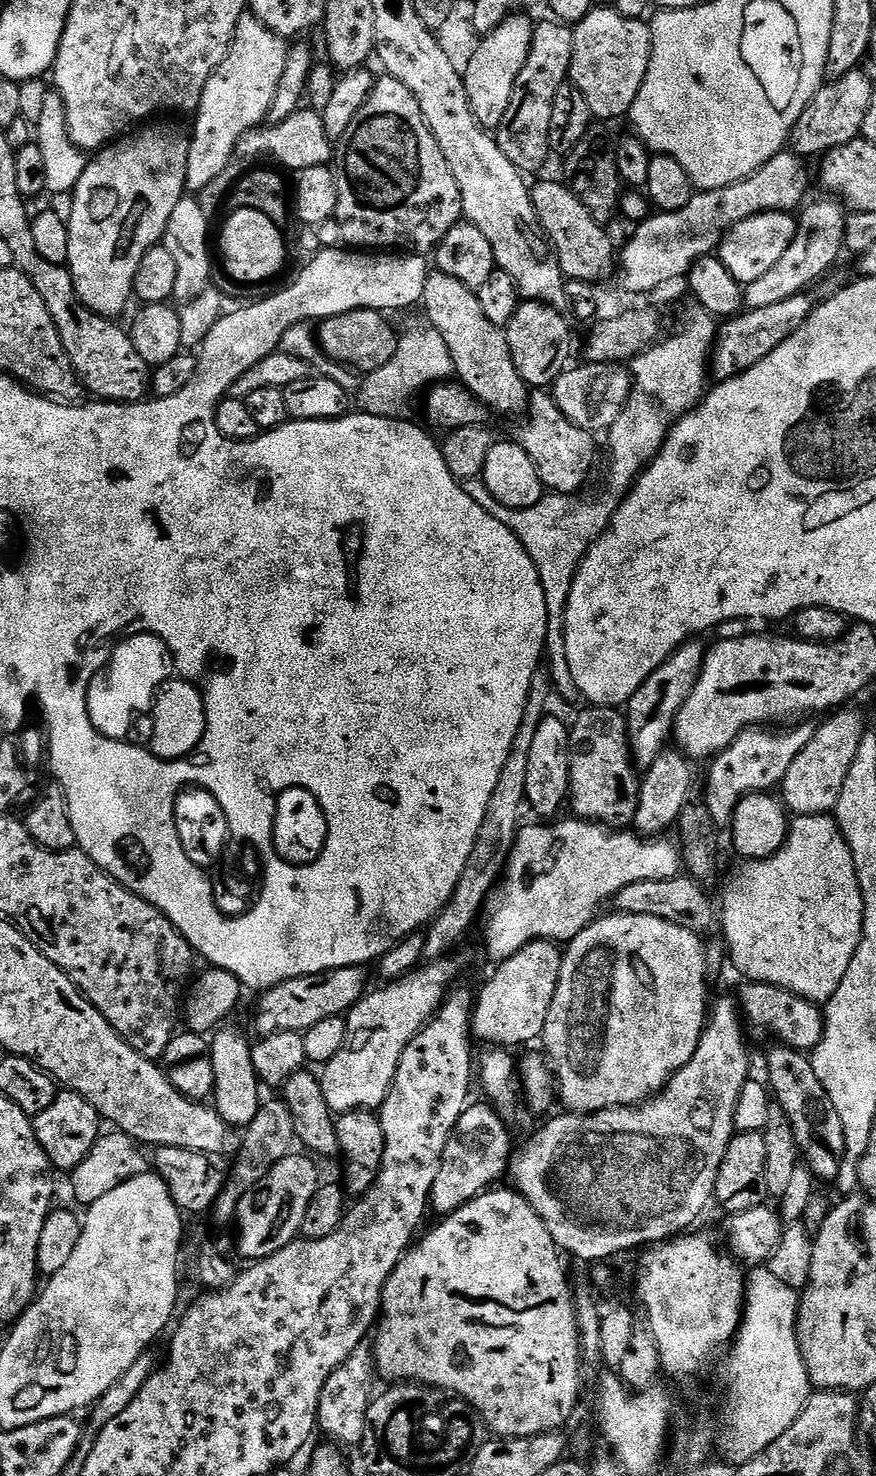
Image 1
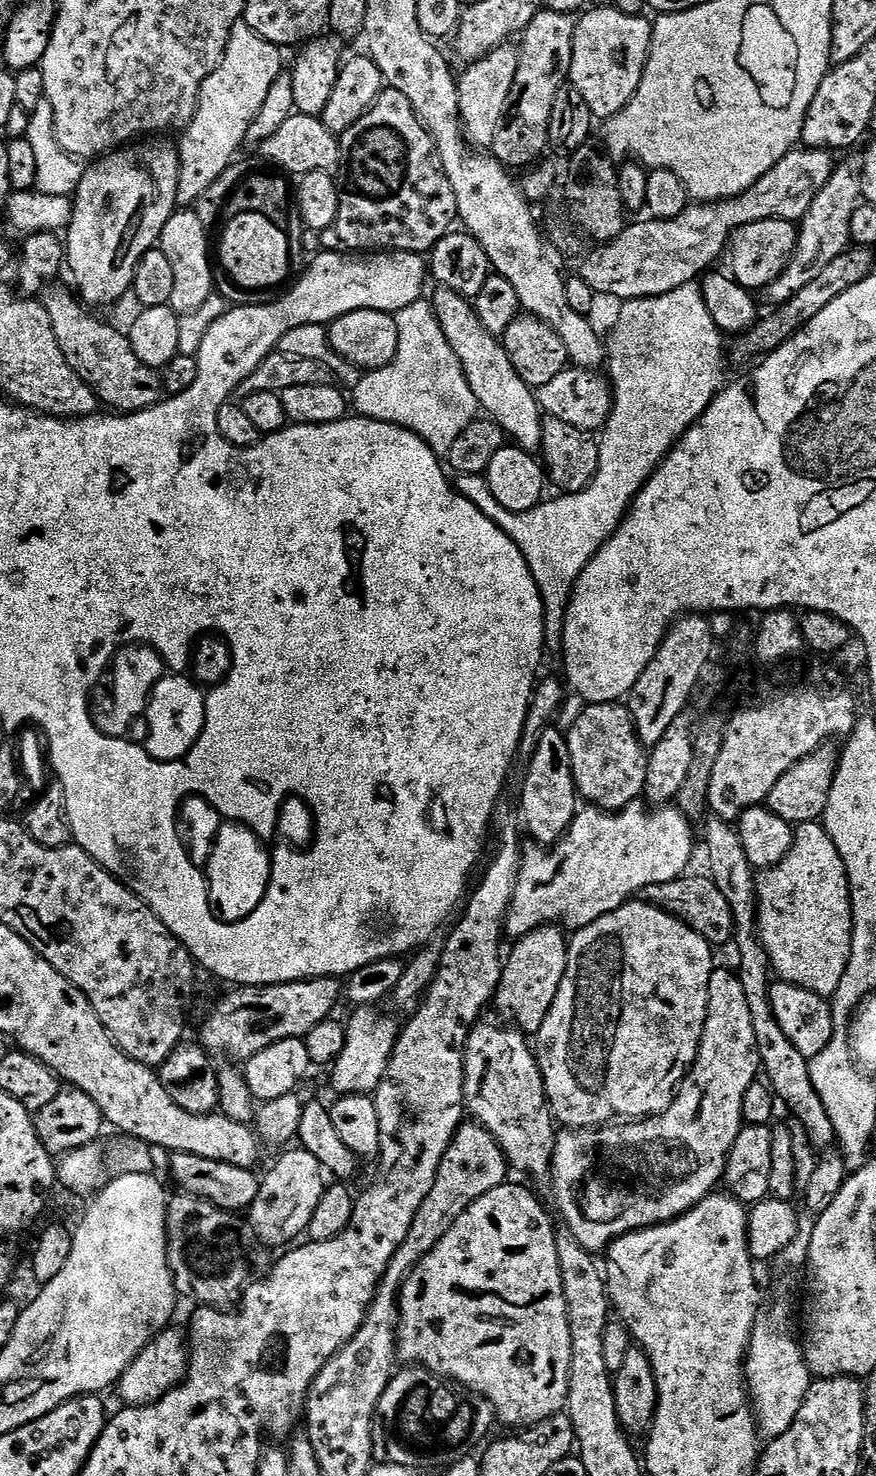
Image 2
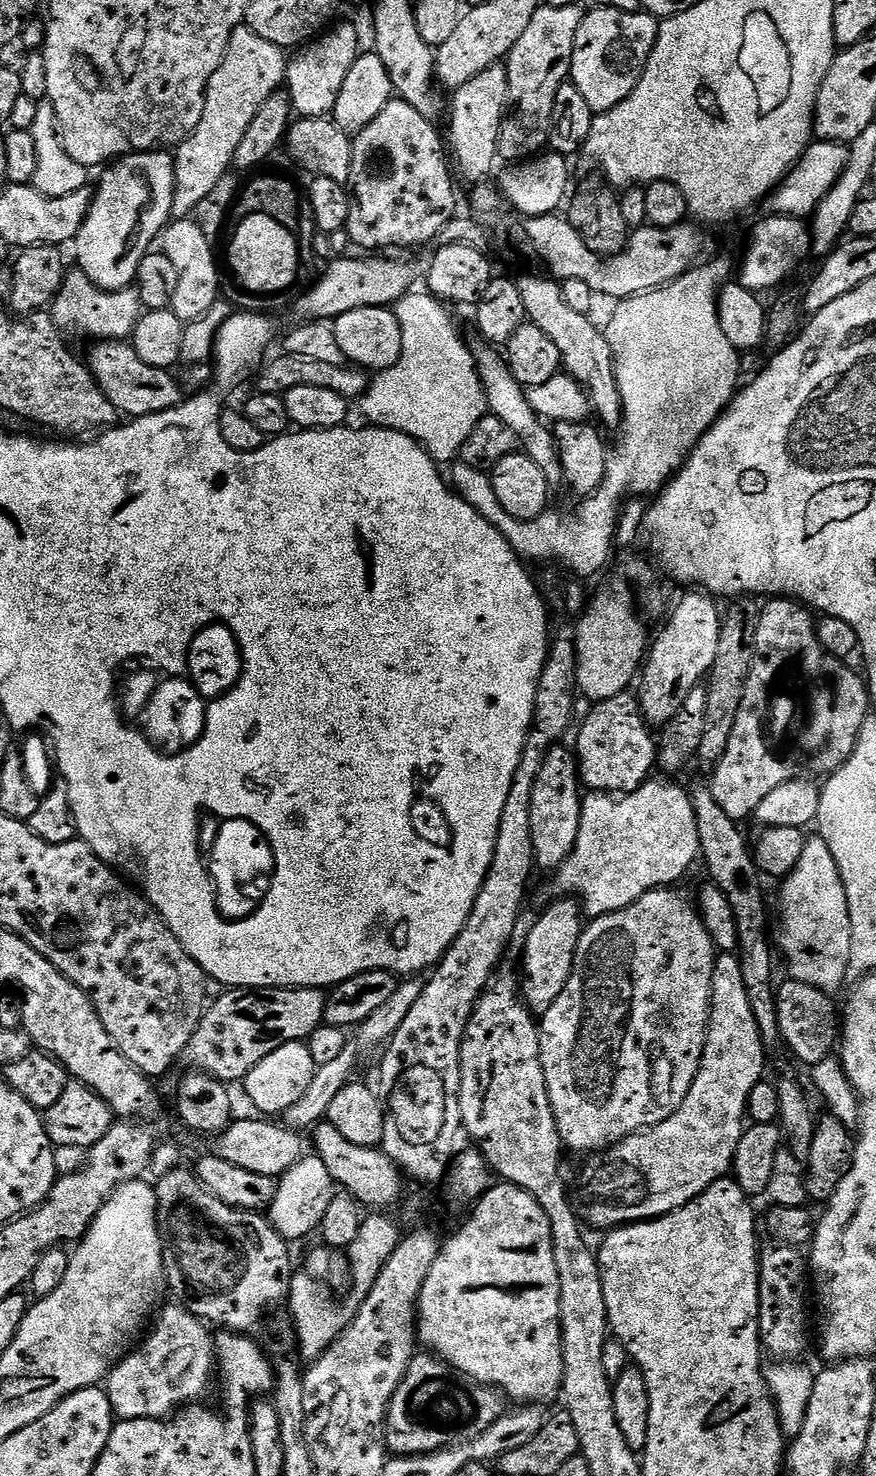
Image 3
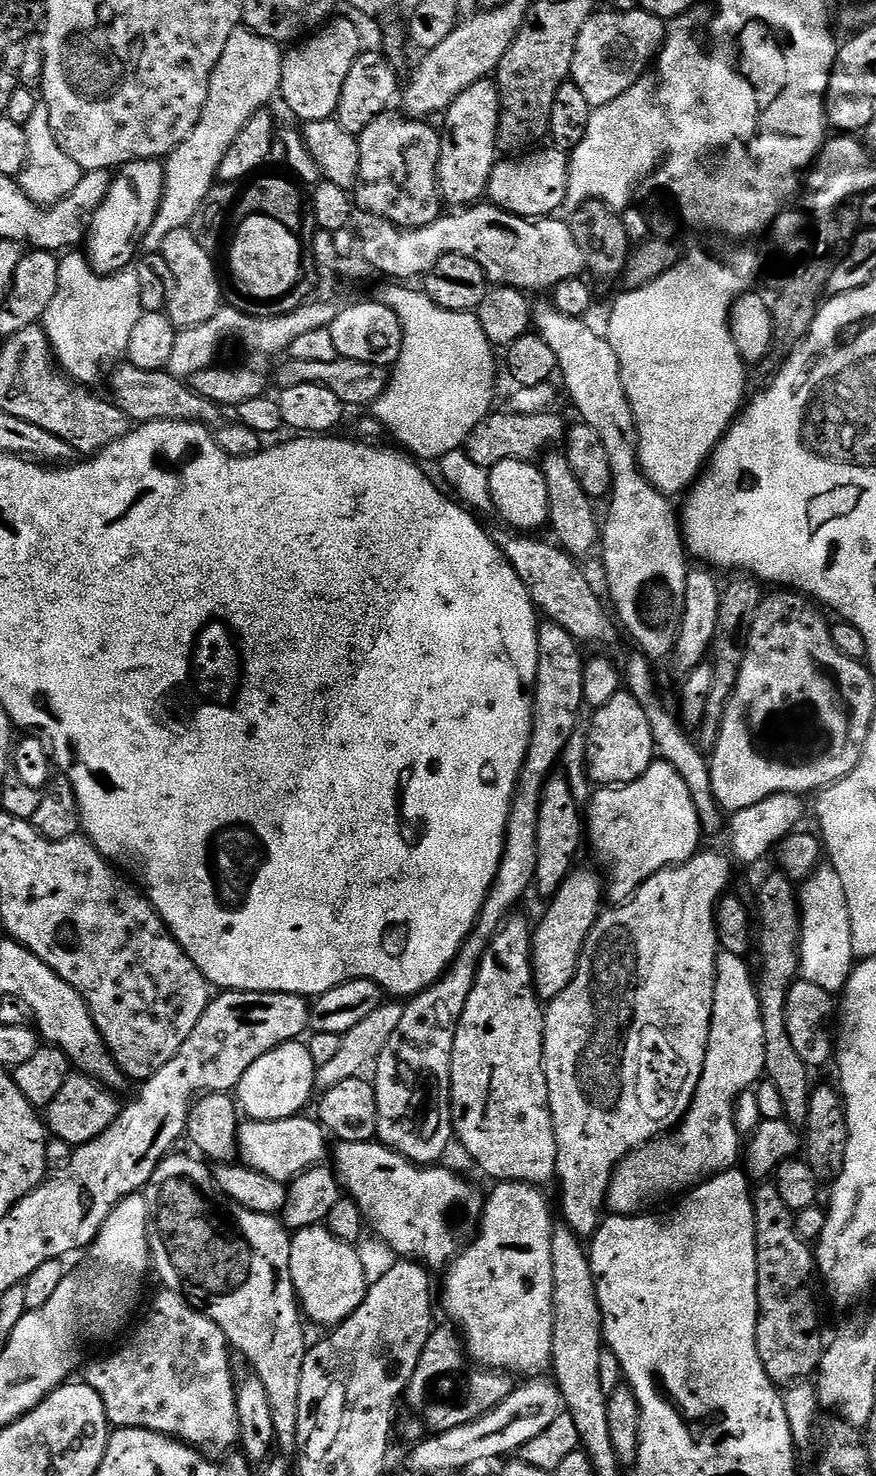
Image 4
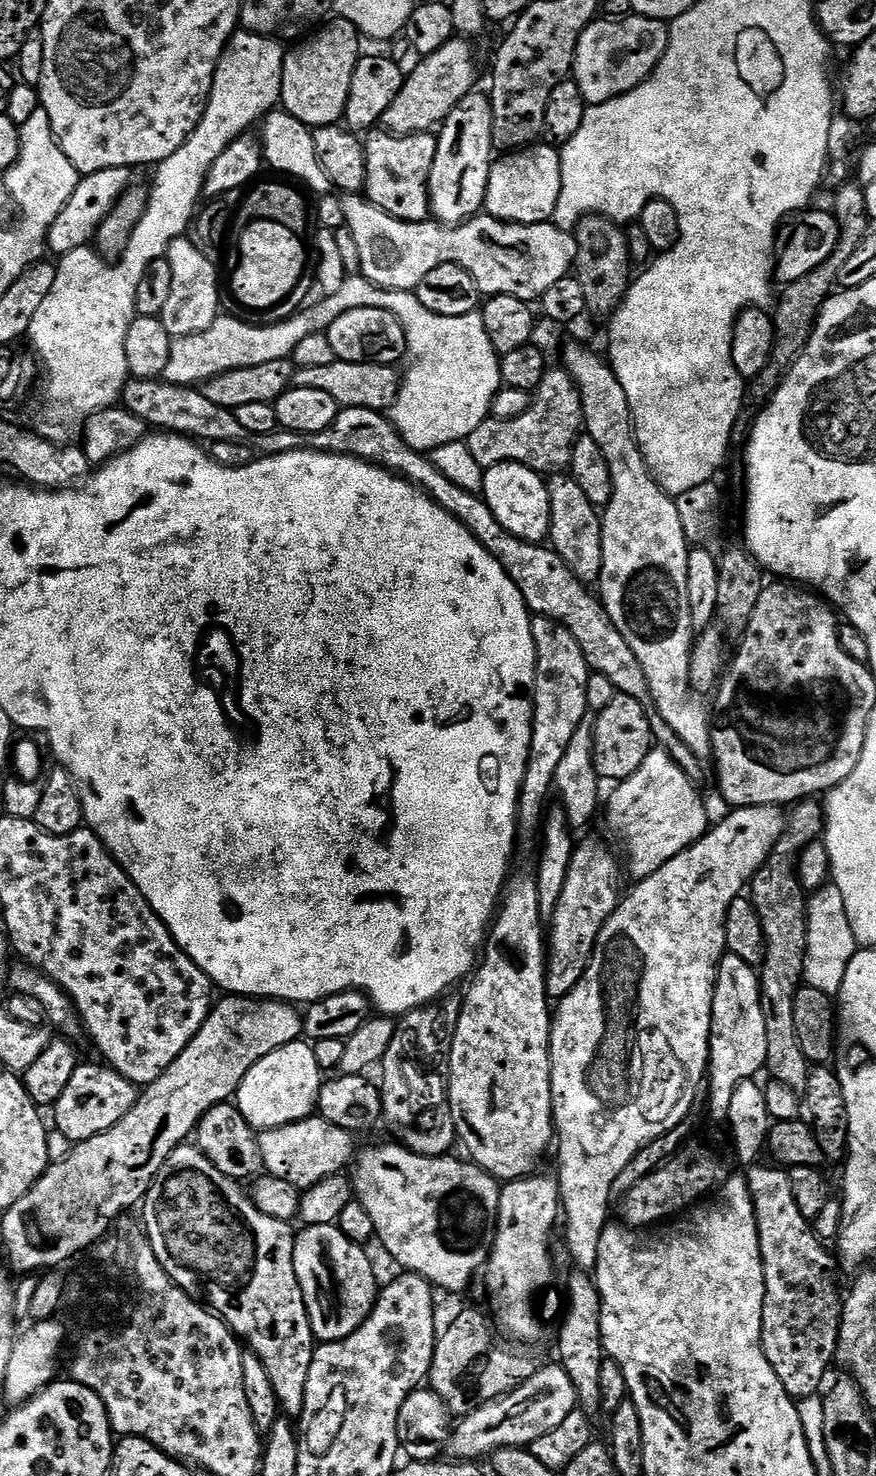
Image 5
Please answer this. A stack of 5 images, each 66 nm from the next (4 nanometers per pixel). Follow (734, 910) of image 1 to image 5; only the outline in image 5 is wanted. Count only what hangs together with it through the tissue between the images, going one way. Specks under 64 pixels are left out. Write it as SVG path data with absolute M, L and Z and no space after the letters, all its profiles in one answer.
M825 886L811 893L808 896L808 953L804 963L807 987L822 990L822 994L833 998L839 997L846 966L850 966L857 951L854 930L850 930L850 918L846 918L846 905L842 902L842 890Z

